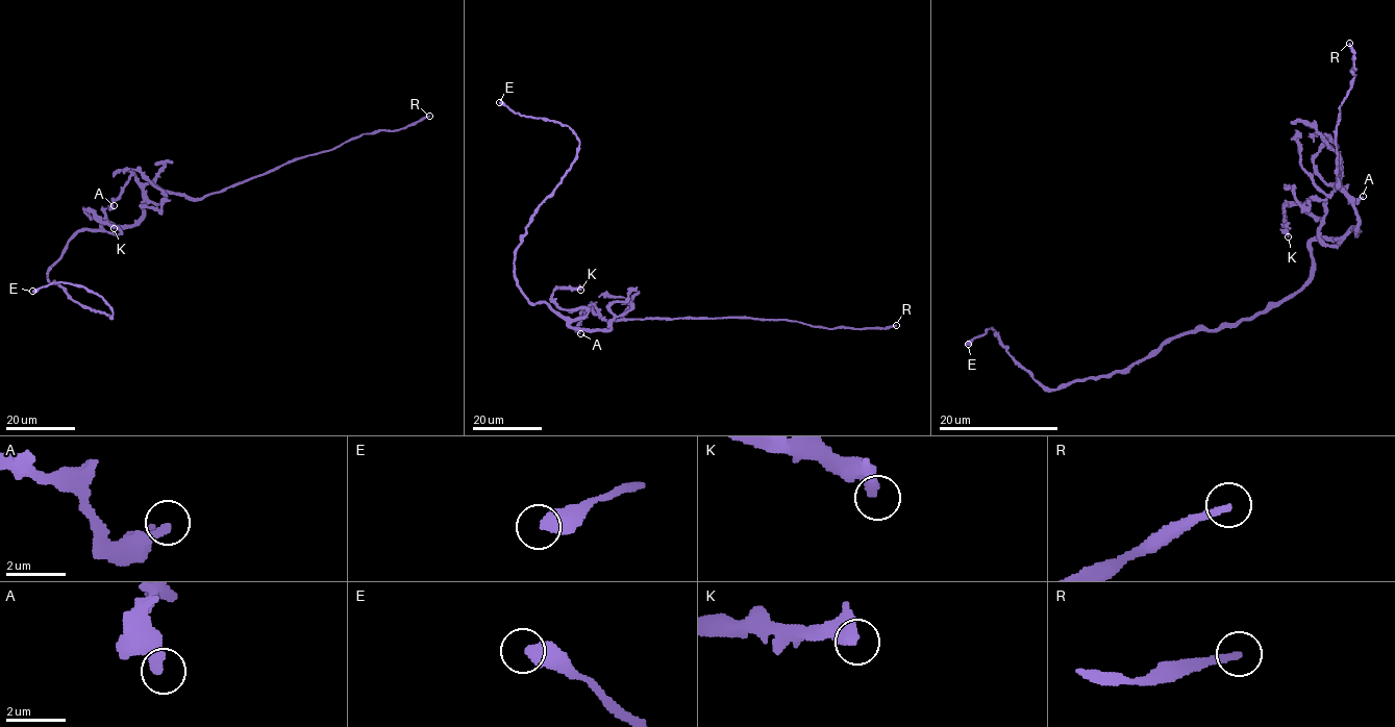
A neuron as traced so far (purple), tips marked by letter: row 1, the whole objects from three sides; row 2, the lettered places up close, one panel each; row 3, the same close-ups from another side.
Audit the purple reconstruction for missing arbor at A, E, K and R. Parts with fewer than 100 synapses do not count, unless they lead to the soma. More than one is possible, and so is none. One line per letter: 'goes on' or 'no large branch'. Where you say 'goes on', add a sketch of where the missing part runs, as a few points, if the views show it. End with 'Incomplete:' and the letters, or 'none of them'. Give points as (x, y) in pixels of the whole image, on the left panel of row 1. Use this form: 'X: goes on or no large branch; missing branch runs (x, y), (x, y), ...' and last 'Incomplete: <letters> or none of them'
A: no large branch
E: no large branch
K: no large branch
R: goes on
Incomplete: R

